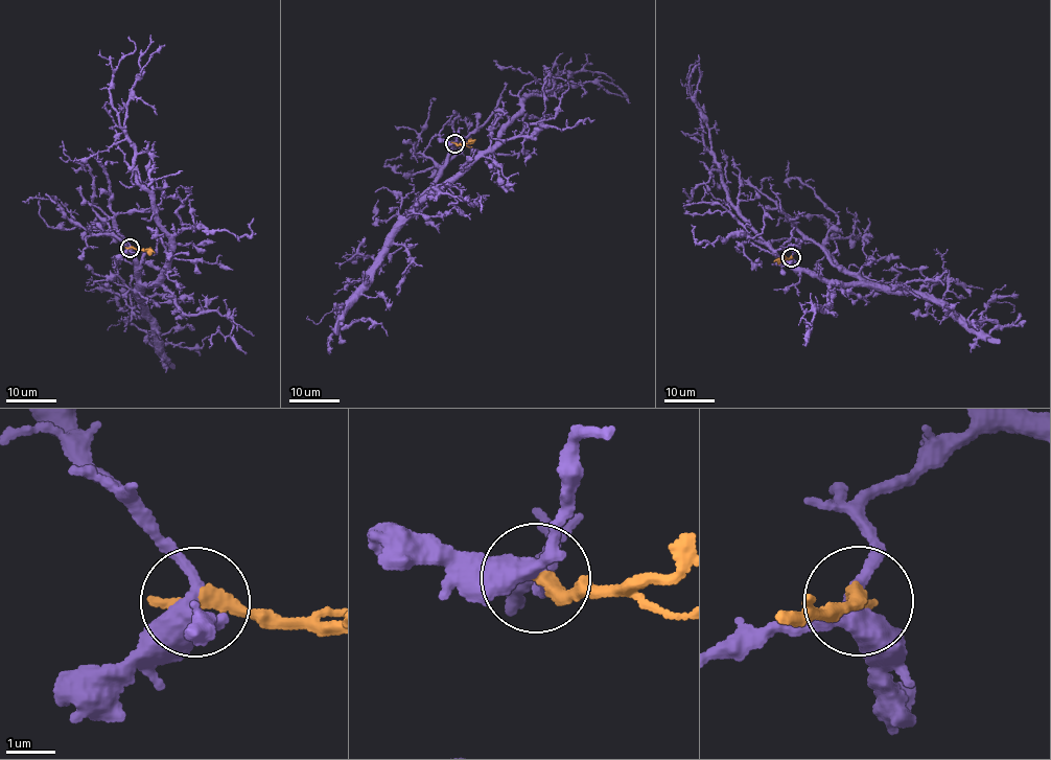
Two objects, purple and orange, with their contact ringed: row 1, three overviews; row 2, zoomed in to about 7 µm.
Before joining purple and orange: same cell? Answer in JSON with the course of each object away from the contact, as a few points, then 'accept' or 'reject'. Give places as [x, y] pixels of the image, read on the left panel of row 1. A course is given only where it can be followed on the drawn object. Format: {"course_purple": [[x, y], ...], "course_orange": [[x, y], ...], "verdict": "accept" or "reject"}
{"course_purple": [[130, 248], [117, 230], [141, 282], [160, 279], [168, 238], [113, 107], [112, 73], [135, 50], [127, 38]], "course_orange": [[130, 248], [153, 250], [154, 253]], "verdict": "reject"}

